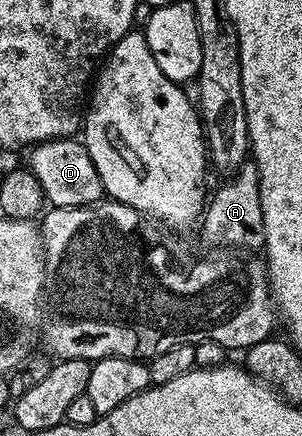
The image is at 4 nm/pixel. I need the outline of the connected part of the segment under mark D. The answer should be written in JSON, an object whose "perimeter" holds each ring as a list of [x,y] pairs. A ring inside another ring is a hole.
{"perimeter":[[[78,139],[47,140],[44,144],[34,145],[26,156],[25,167],[34,174],[37,182],[41,182],[41,190],[51,208],[80,208],[104,199],[97,166],[93,166],[93,158],[89,158],[86,146]]]}

